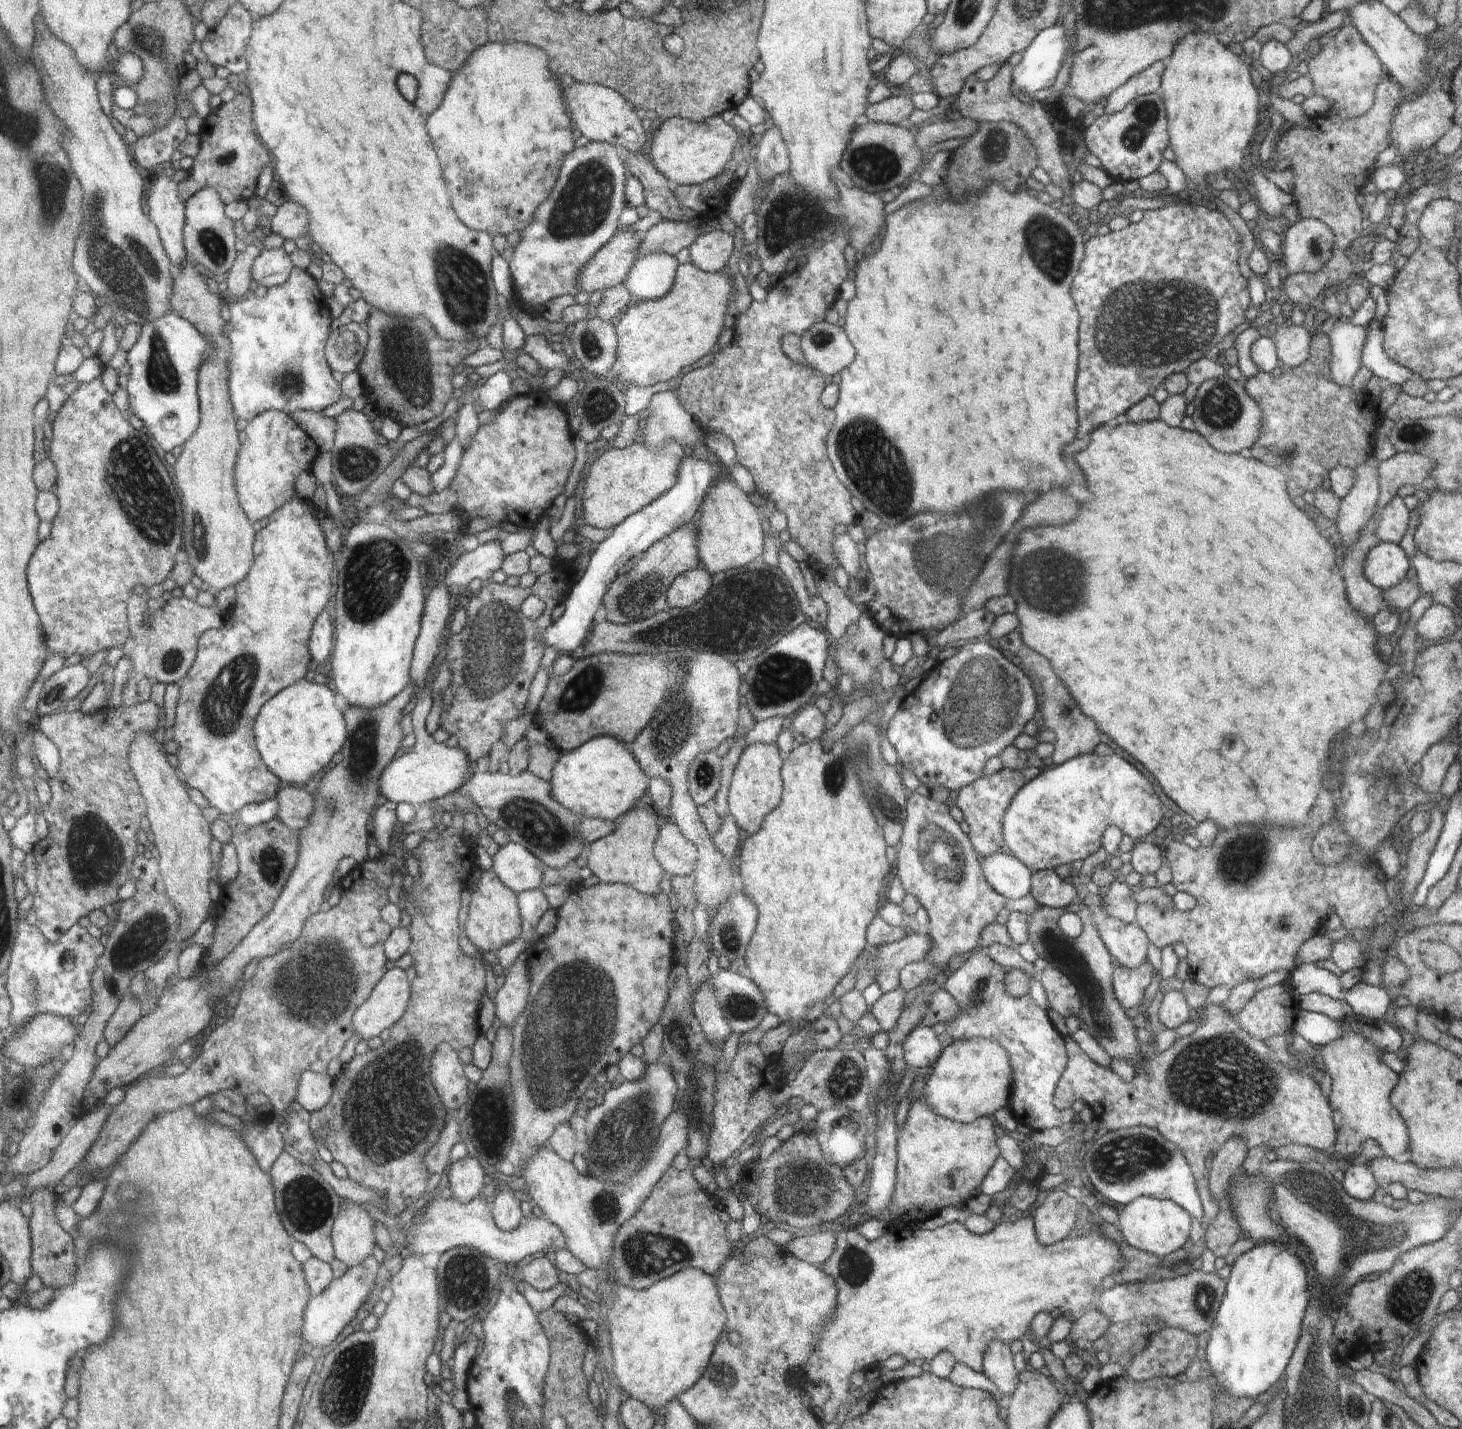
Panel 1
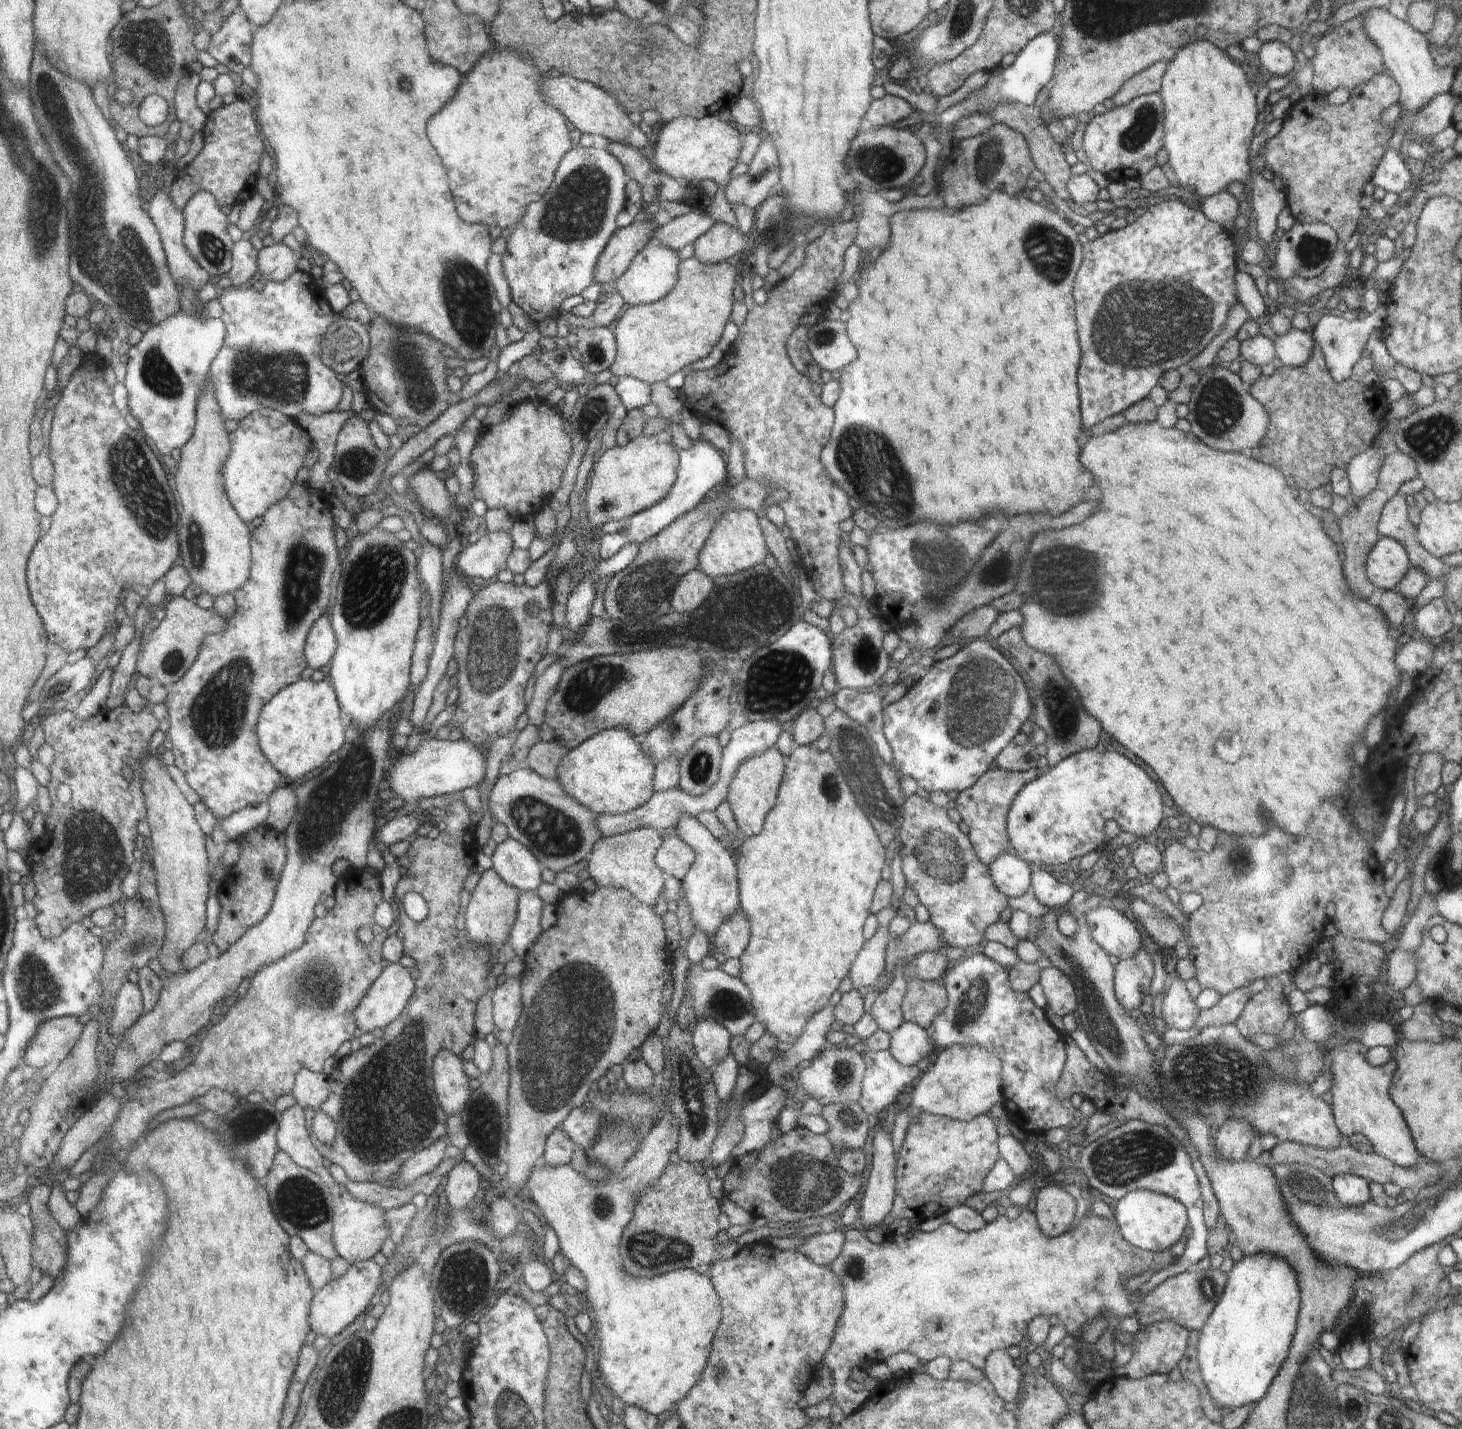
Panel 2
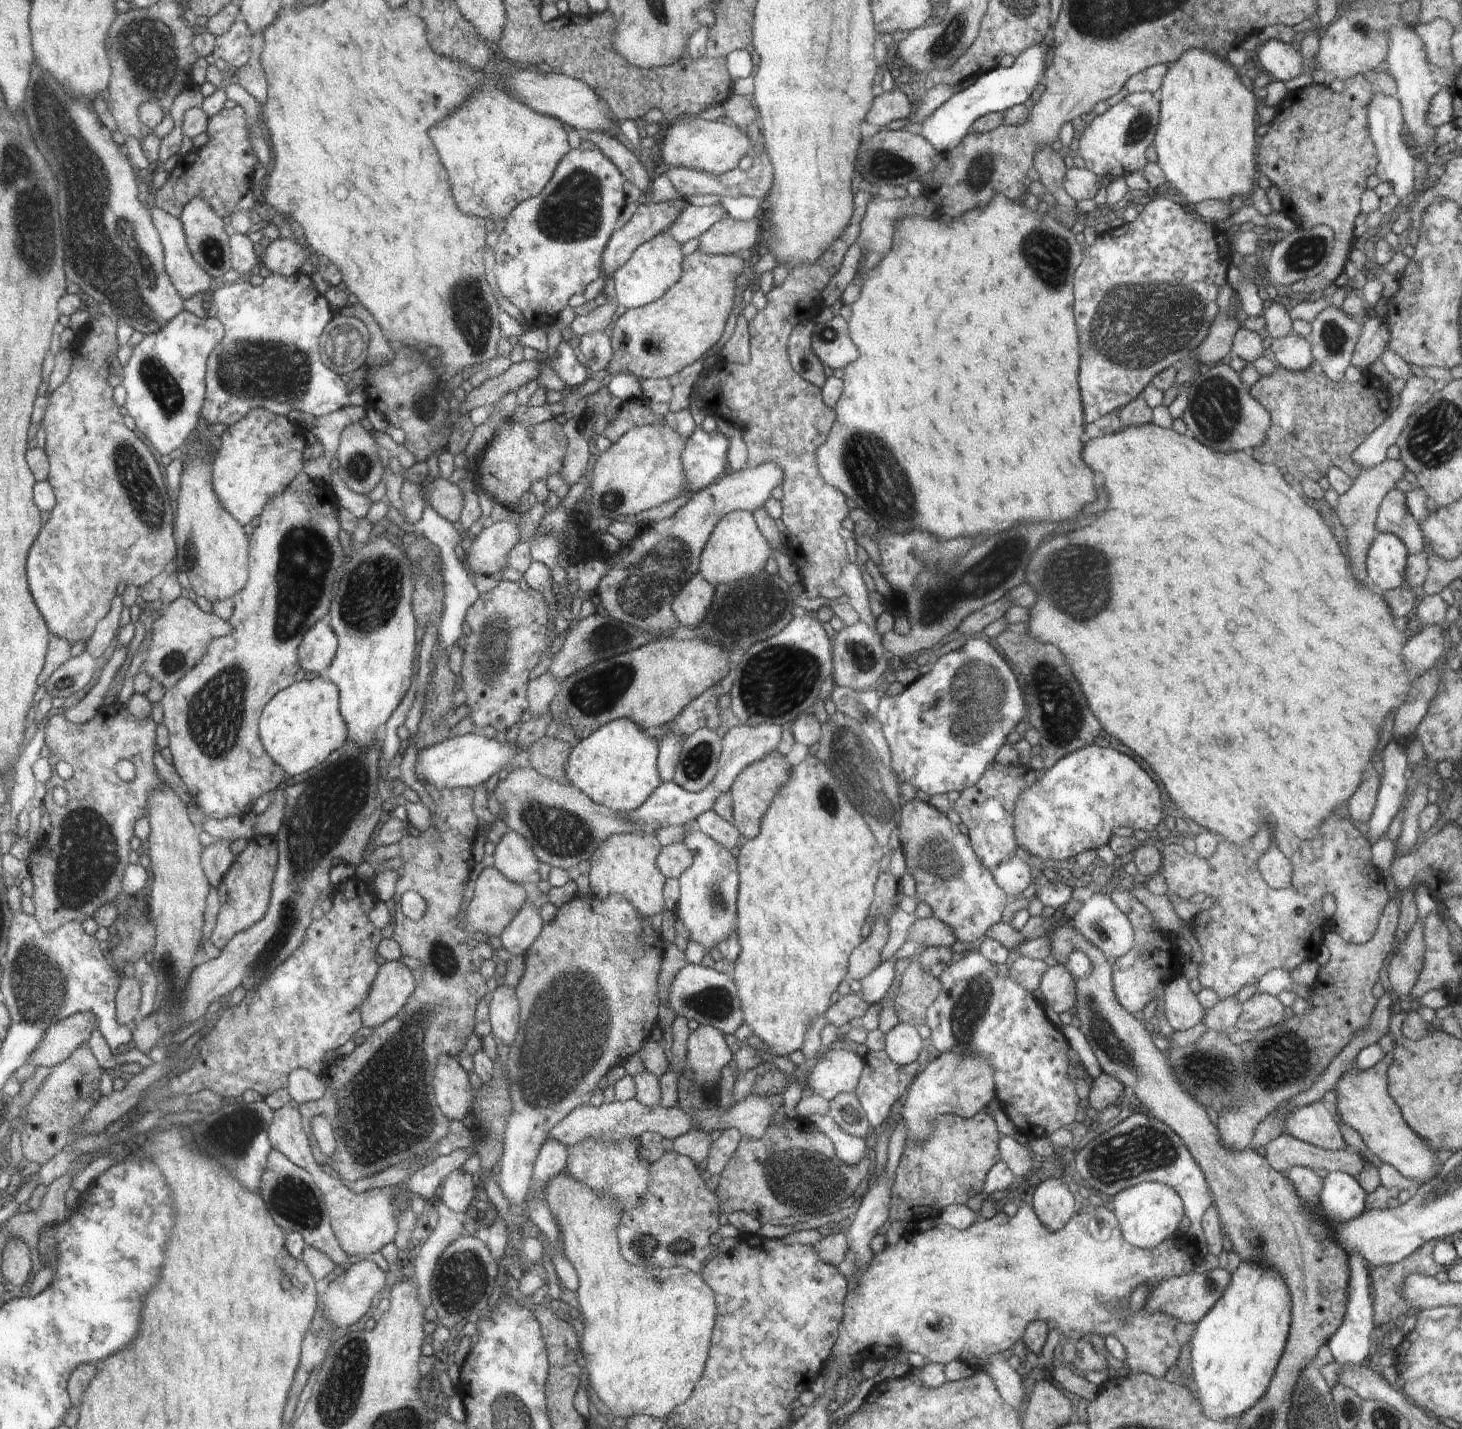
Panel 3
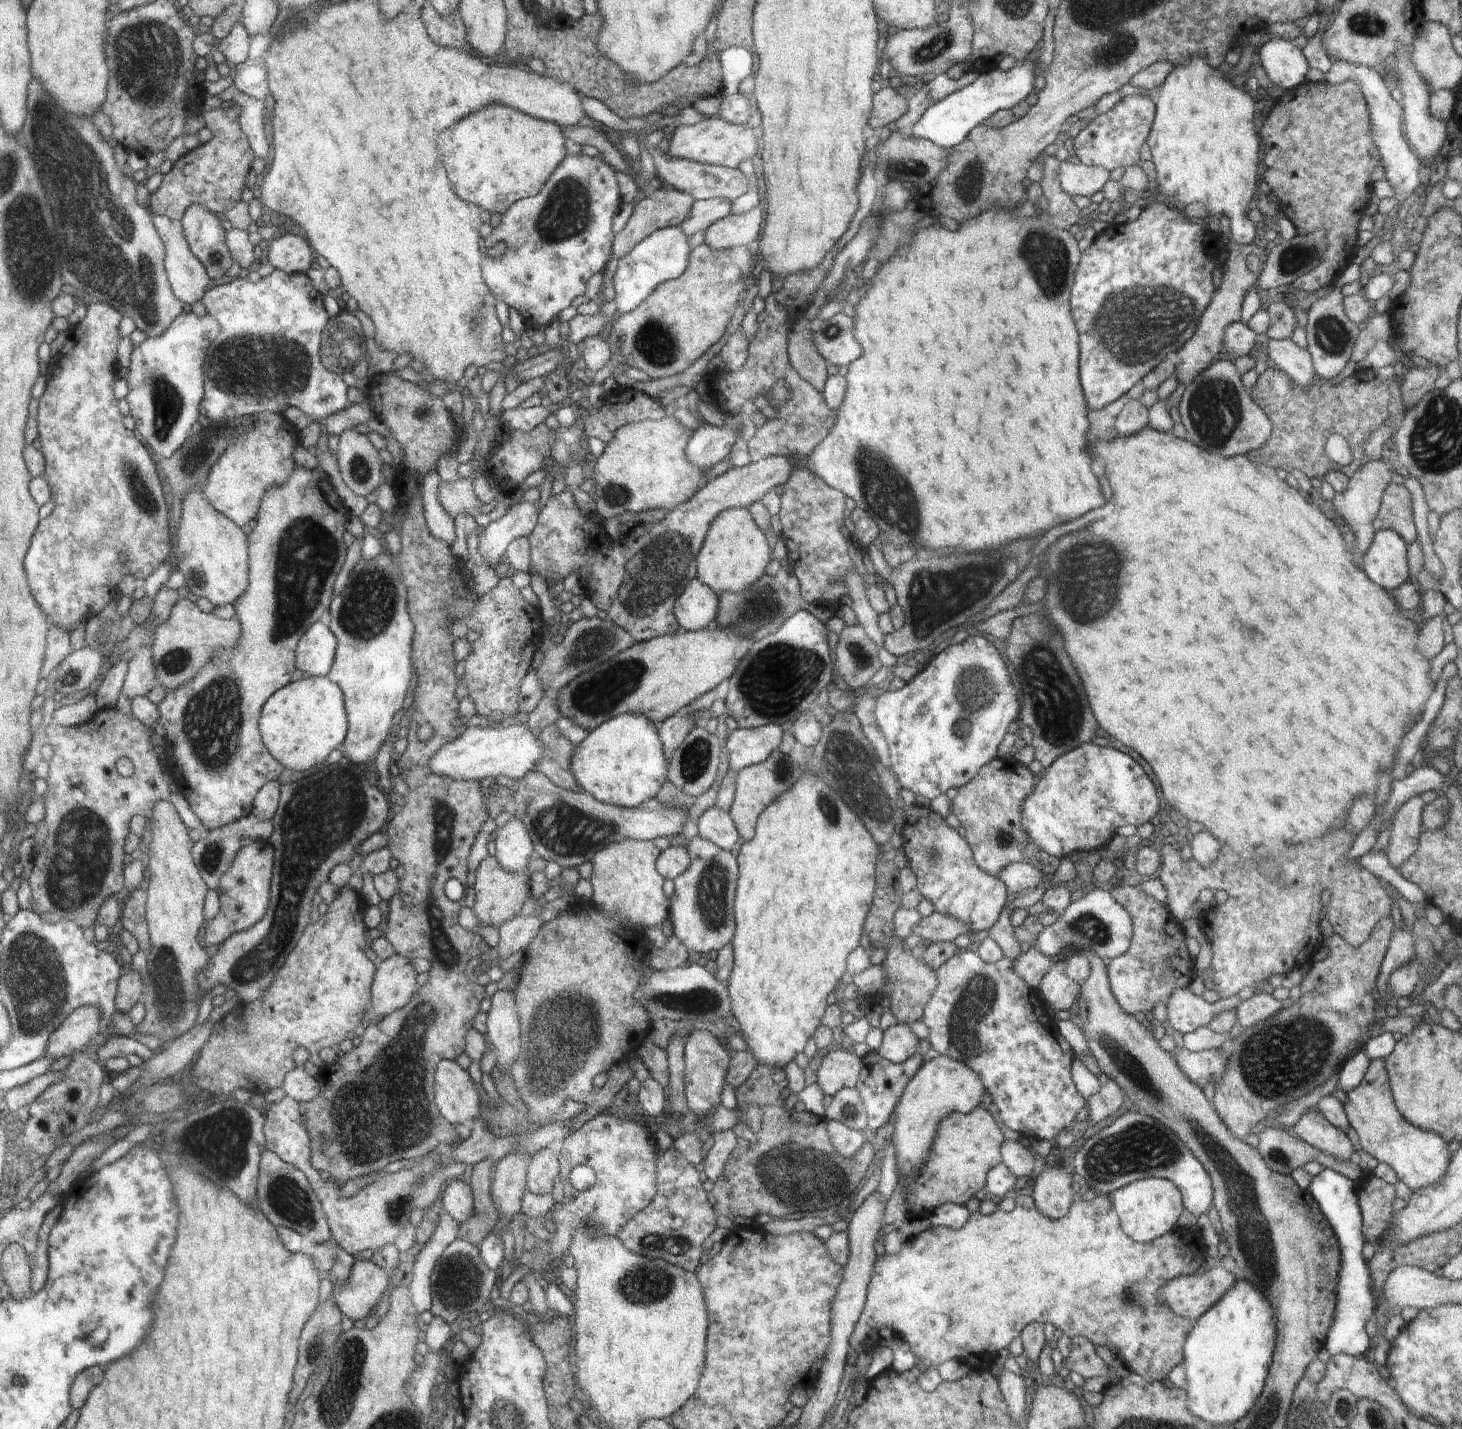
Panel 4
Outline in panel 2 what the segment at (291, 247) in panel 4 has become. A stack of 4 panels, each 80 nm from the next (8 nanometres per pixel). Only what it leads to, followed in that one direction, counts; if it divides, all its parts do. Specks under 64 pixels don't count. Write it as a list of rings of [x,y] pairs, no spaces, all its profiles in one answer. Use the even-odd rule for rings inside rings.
[[[283,242],[263,247],[257,251],[258,275],[263,281],[285,281],[296,272],[297,260],[301,255]]]

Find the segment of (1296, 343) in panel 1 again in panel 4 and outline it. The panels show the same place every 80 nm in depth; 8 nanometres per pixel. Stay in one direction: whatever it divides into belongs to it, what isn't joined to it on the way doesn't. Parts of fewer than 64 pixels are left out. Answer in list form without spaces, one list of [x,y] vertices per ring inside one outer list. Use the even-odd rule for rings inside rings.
[[[1291,338],[1270,339],[1268,341],[1268,356],[1272,362],[1284,372],[1298,388],[1308,388],[1314,384],[1316,372],[1311,356],[1306,348],[1294,344]]]

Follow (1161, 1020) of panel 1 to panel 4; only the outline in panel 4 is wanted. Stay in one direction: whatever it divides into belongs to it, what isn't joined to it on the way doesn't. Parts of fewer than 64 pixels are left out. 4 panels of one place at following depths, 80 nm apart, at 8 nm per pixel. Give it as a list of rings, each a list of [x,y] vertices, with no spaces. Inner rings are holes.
[[[1176,988],[1176,992],[1172,992],[1172,996],[1168,998],[1166,1007],[1168,1024],[1182,1035],[1208,1026],[1214,1016],[1229,1009],[1226,999],[1210,1003],[1196,996],[1189,988]]]

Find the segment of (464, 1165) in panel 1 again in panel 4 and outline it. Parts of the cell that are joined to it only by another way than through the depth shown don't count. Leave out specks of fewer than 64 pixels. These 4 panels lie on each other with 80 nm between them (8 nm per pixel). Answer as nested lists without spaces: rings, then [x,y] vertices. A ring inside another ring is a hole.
[[[454,1180],[445,1189],[443,1202],[444,1212],[448,1216],[452,1216],[454,1222],[458,1222],[458,1224],[464,1222],[474,1208],[471,1186],[462,1180]]]

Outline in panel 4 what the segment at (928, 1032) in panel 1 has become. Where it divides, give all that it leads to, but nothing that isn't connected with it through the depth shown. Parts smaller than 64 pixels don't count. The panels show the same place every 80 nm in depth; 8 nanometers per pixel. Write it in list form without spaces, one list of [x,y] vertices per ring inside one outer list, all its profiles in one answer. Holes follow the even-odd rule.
[[[897,1023],[883,1032],[882,1046],[877,1051],[892,1063],[902,1063],[918,1049],[919,1039],[905,1023]]]

